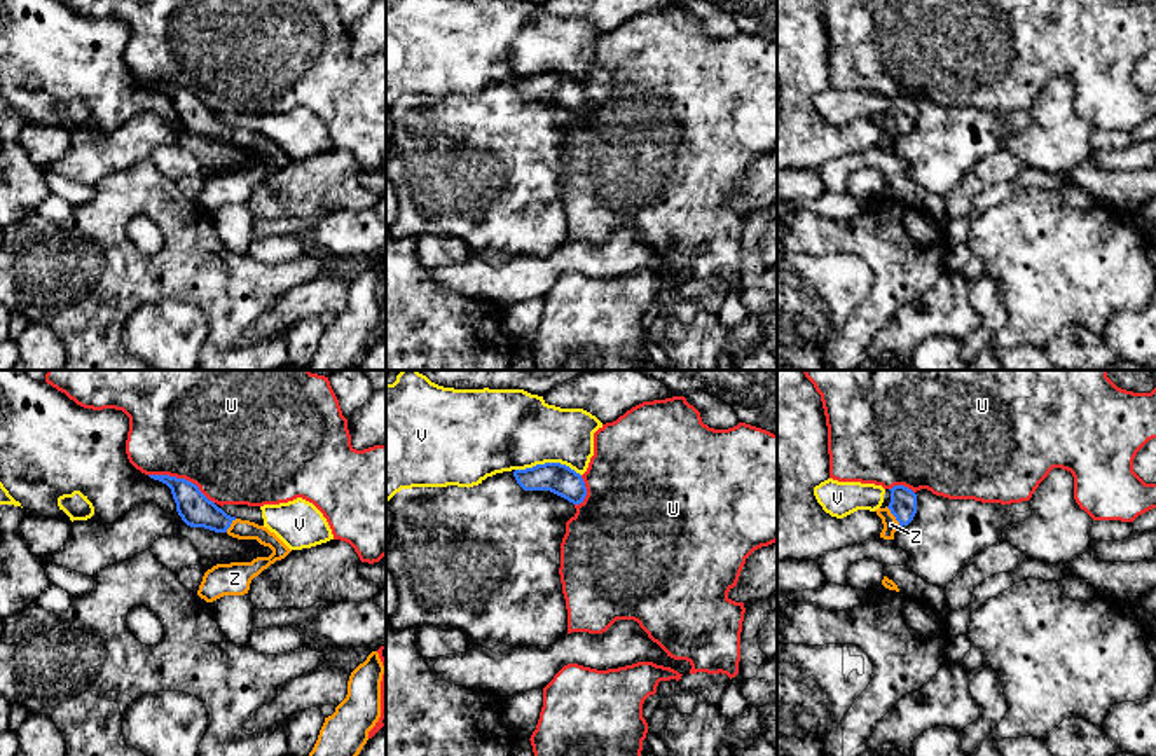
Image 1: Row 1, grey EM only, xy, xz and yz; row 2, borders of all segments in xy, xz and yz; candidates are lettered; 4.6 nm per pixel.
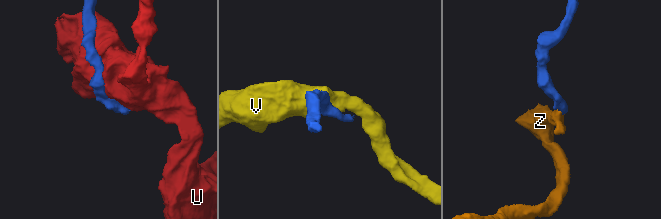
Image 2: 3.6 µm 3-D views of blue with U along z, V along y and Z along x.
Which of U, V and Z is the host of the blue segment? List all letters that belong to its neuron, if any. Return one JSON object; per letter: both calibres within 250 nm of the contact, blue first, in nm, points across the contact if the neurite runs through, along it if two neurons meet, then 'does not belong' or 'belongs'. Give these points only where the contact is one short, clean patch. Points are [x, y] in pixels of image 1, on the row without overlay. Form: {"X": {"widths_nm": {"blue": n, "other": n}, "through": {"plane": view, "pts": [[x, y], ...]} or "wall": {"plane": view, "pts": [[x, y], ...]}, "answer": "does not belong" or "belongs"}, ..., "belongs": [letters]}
{"U": {"widths_nm": {"blue": 160, "other": 460}, "answer": "does not belong"}, "V": {"widths_nm": {"blue": 140, "other": 360}, "answer": "does not belong"}, "Z": {"widths_nm": {"blue": 130, "other": 70}, "through": {"plane": "yz", "pts": [[903, 110], [903, 116], [894, 124], [891, 133]]}, "answer": "belongs"}, "belongs": ["Z"]}

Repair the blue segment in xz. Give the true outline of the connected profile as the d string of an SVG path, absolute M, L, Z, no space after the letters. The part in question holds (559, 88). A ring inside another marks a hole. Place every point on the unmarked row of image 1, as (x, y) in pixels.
M561 72L515 79L513 86L524 100L550 100L573 113L583 112L587 105L581 84Z

